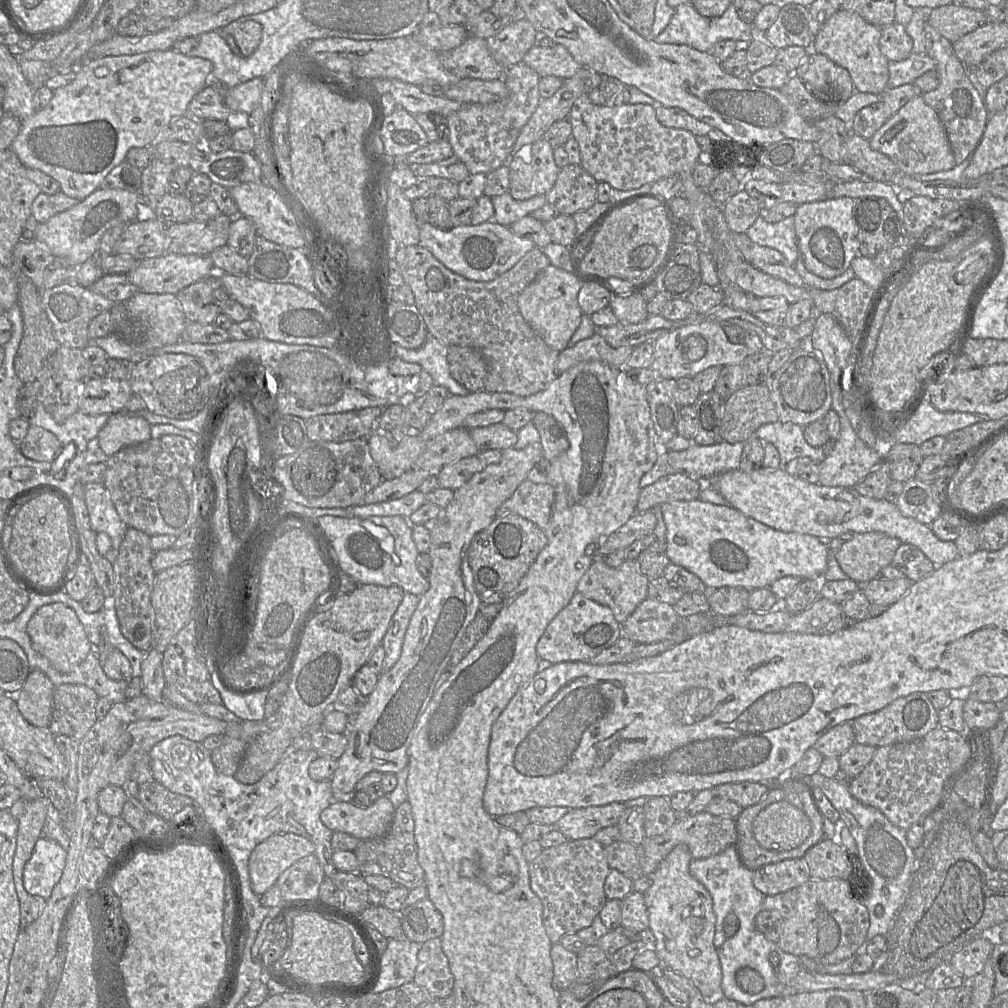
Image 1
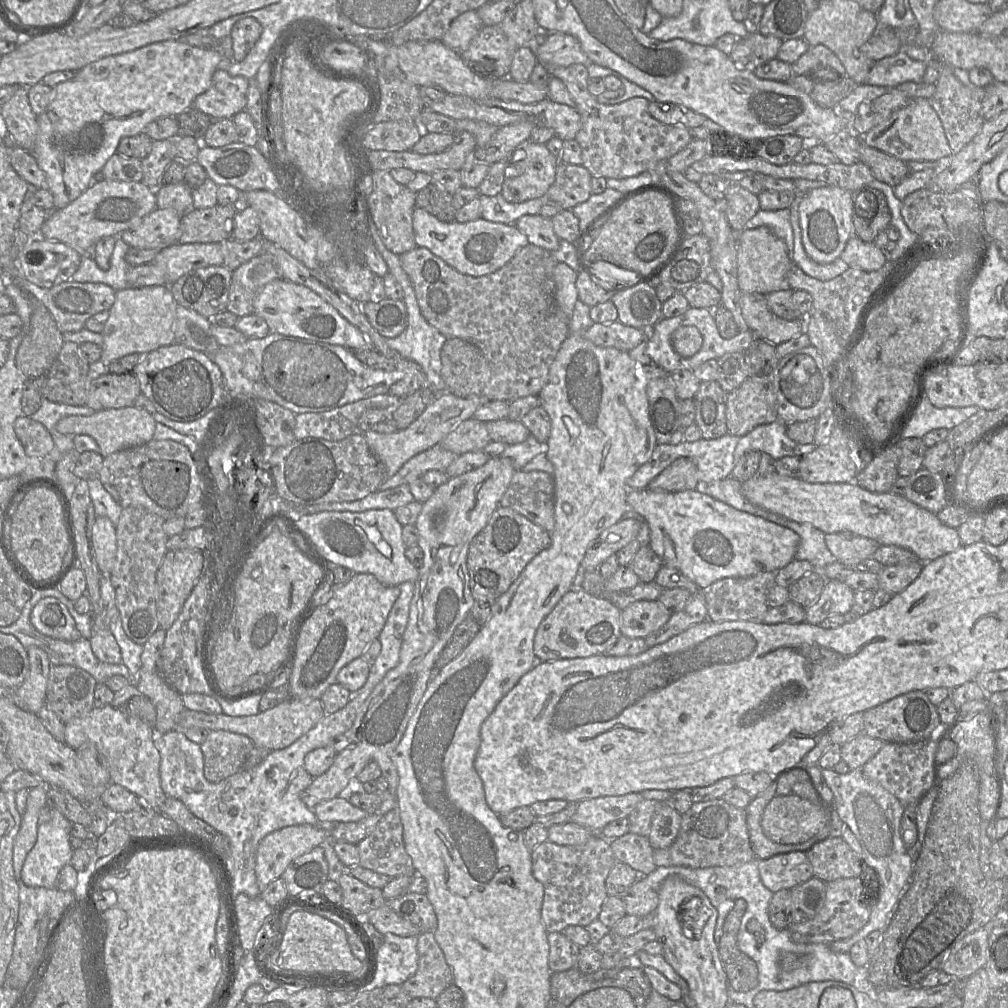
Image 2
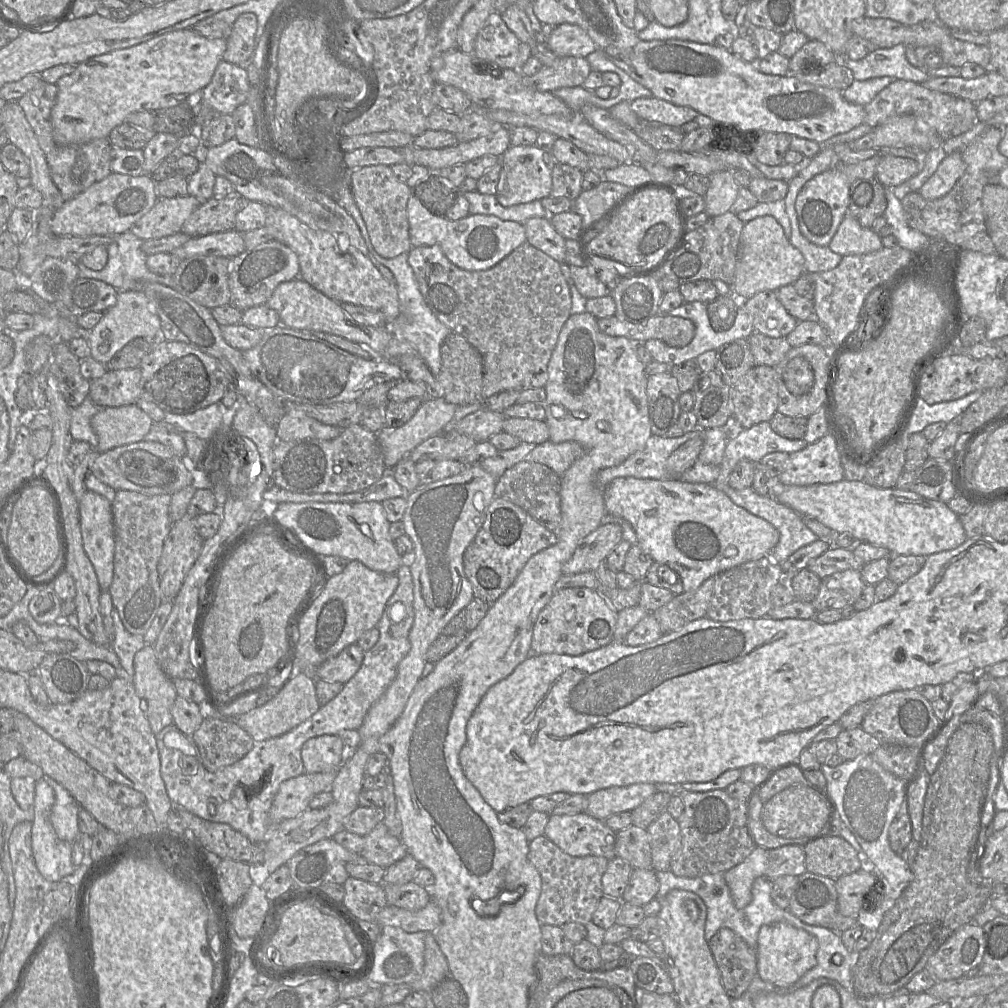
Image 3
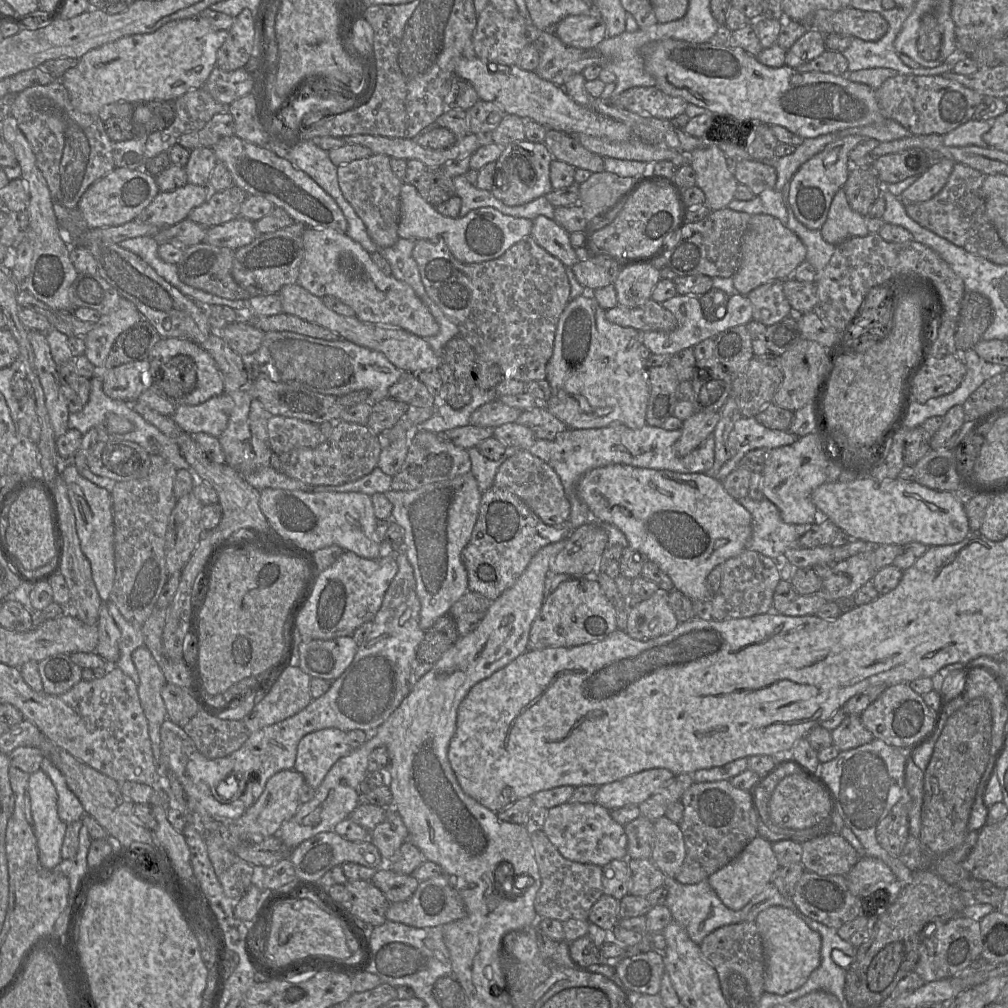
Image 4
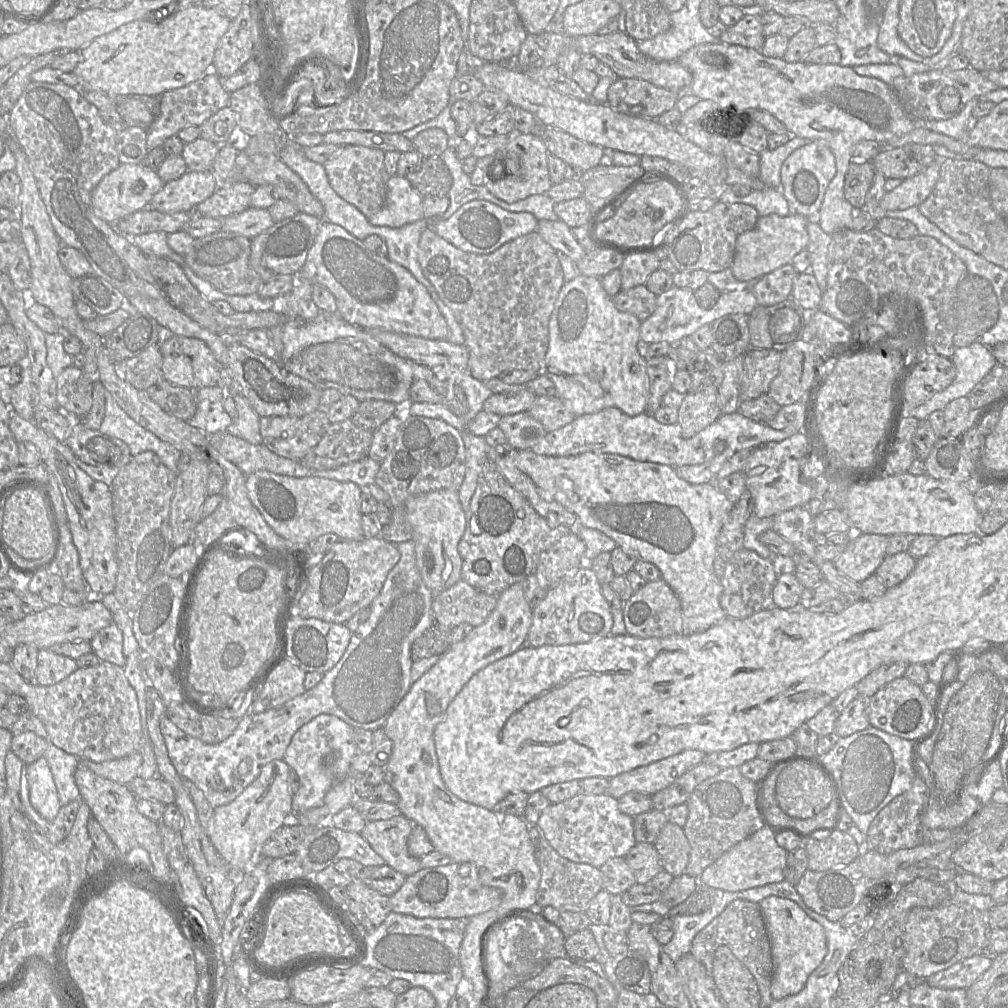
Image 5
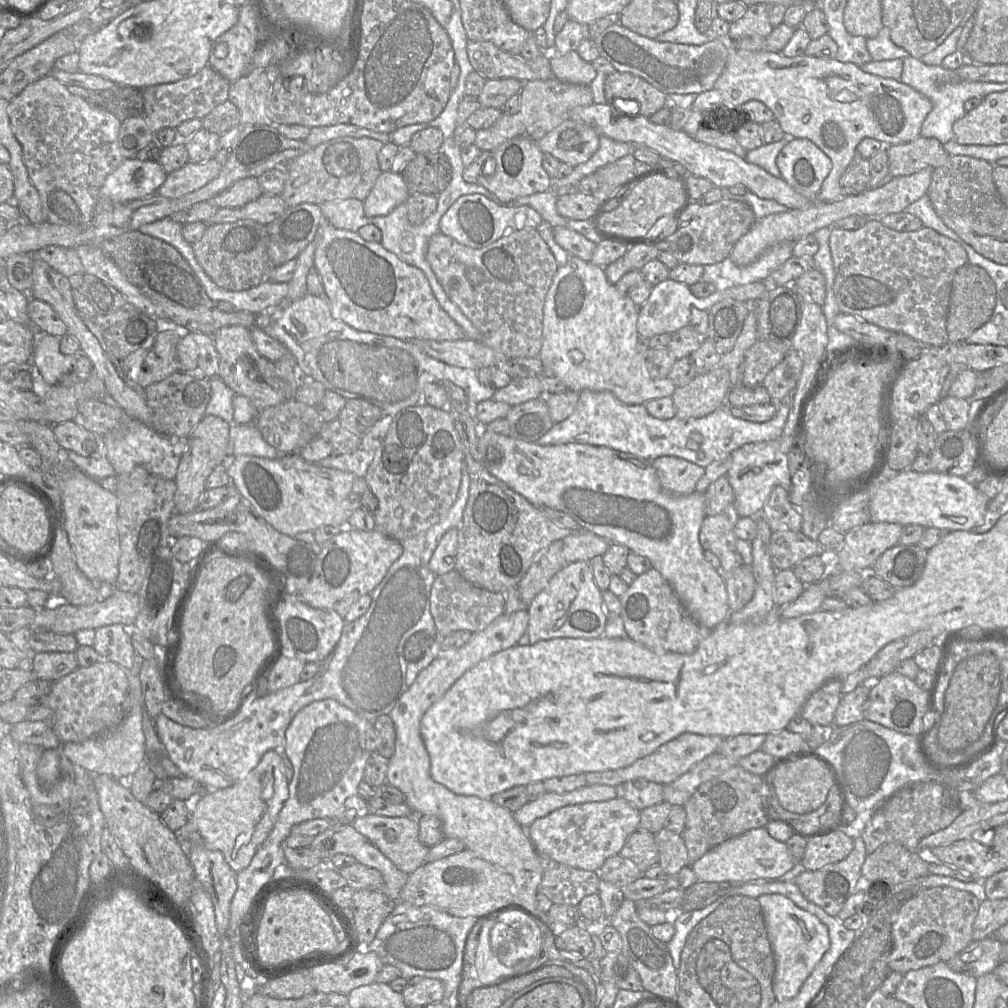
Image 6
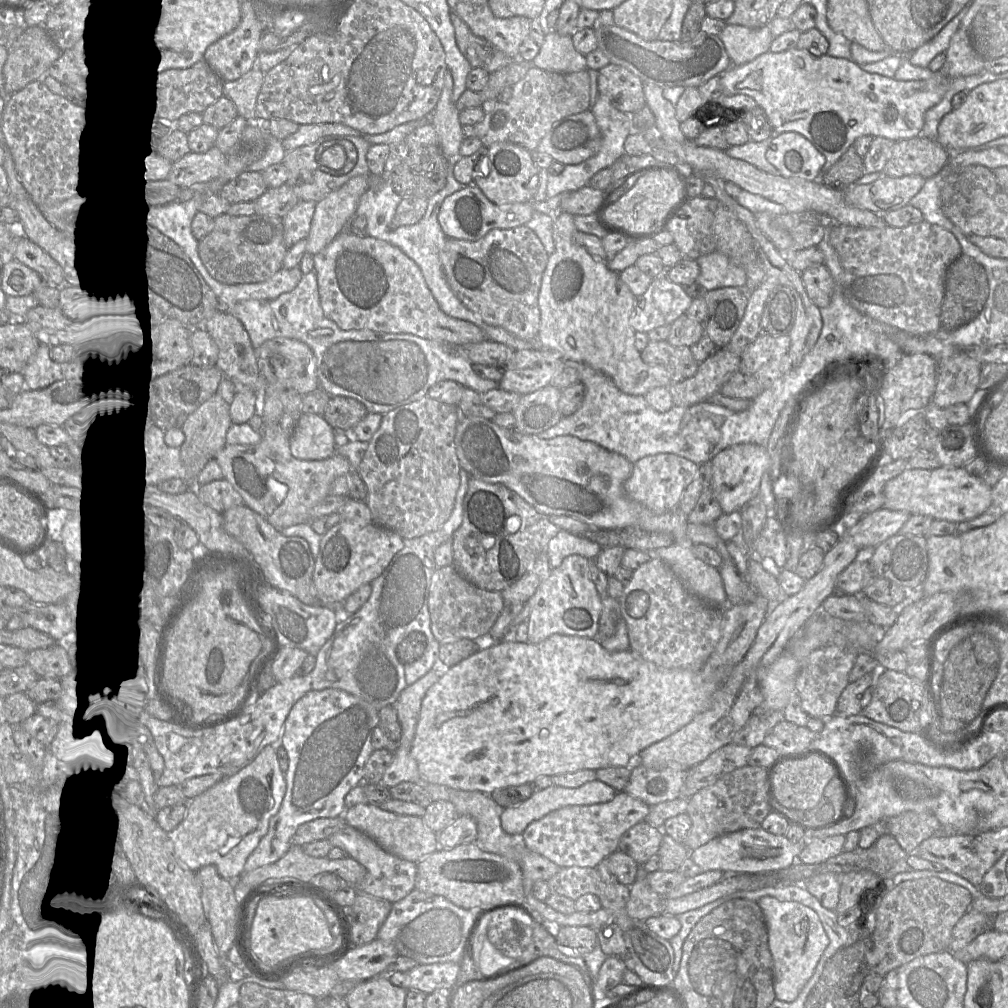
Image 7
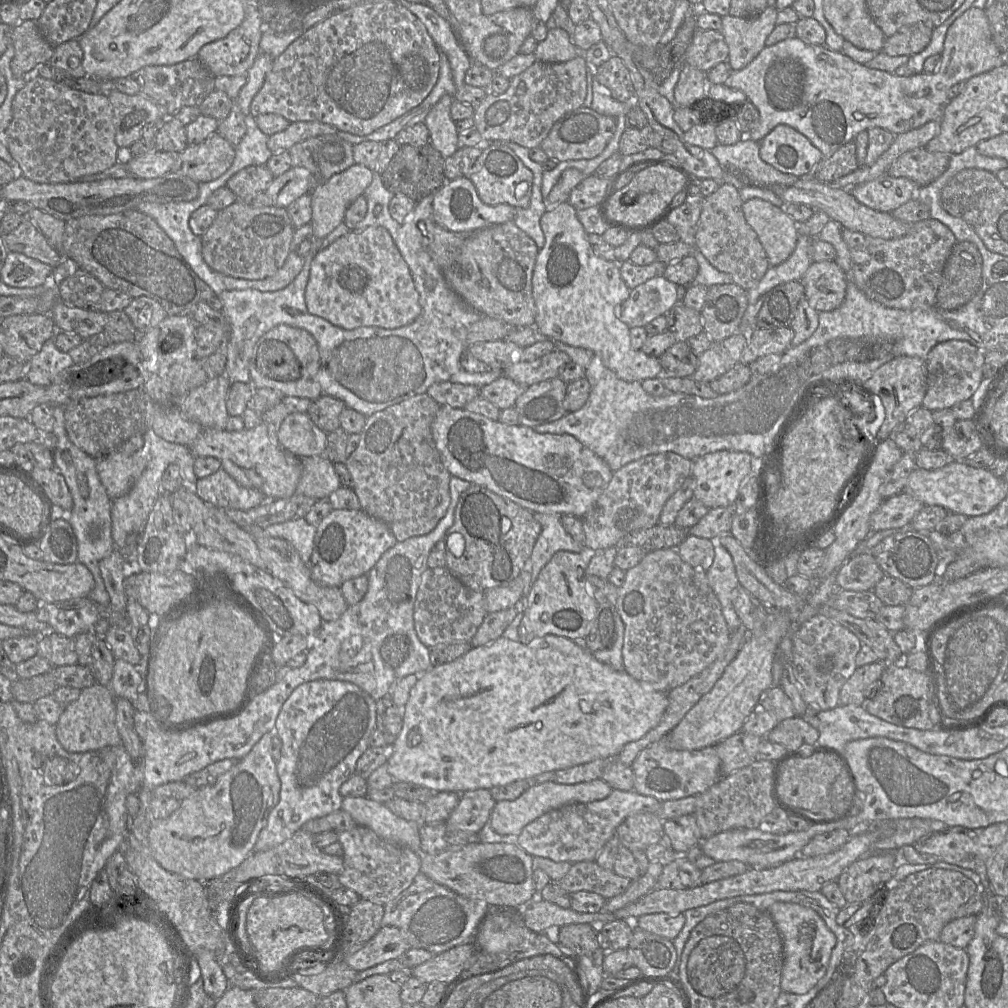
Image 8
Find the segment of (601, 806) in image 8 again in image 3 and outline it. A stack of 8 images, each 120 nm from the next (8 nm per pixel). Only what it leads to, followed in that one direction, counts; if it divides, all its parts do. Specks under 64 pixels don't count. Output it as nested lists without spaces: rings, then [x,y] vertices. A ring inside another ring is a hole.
[[[585,812],[550,815],[544,835],[571,856],[616,857],[616,832]]]

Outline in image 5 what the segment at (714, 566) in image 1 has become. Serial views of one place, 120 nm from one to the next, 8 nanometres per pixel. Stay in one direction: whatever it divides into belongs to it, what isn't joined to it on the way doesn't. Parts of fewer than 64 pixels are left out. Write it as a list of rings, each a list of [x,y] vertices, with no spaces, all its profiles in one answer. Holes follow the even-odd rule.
[[[507,447],[505,454],[511,459],[520,471],[527,474],[535,485],[548,493],[554,501],[563,505],[566,509],[573,512],[578,517],[578,523],[586,527],[601,531],[611,539],[617,546],[620,546],[628,554],[638,559],[654,564],[661,572],[662,579],[671,587],[681,601],[683,615],[683,633],[684,635],[693,635],[701,633],[725,619],[727,616],[720,604],[720,598],[723,592],[721,579],[717,577],[714,571],[714,560],[717,557],[717,538],[726,522],[734,504],[717,488],[714,482],[704,484],[691,484],[680,478],[675,469],[671,466],[658,464],[654,462],[637,461],[632,458],[613,453],[584,452],[573,456],[545,456],[534,453],[531,449],[513,449]]]

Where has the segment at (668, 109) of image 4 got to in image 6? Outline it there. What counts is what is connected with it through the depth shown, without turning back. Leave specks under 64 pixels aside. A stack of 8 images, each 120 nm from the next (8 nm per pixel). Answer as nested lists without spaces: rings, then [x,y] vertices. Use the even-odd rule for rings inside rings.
[[[614,71],[605,78],[604,96],[606,103],[615,108],[617,115],[626,115],[617,106],[616,98],[634,100],[639,105],[637,115],[649,118],[652,114],[668,105],[668,95],[655,88],[639,76]]]

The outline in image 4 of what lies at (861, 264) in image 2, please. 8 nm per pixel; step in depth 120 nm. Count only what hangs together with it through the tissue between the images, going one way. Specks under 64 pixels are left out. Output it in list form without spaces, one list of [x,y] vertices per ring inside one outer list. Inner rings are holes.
[[[843,187],[835,194],[820,231],[823,239],[833,245],[839,245],[851,237],[870,234],[866,218],[850,207]]]

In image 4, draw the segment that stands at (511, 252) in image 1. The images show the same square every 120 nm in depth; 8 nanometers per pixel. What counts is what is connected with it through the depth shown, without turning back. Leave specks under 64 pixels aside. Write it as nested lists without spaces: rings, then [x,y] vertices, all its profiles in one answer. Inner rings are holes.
[[[403,183],[400,196],[399,237],[415,240],[442,237],[451,254],[458,261],[465,264],[496,259],[512,245],[531,233],[532,220],[505,215],[493,207],[477,208],[469,211],[463,217],[451,218],[443,216],[434,206],[419,195],[412,184]]]

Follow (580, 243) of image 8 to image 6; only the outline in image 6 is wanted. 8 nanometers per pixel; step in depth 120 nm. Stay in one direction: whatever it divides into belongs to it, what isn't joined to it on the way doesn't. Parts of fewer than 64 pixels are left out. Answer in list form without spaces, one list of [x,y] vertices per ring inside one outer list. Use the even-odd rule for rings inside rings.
[[[570,256],[567,263],[558,268],[544,303],[539,358],[545,374],[560,379],[569,390],[609,391],[628,405],[645,404],[649,400],[671,397],[676,389],[672,380],[669,377],[652,378],[646,368],[643,353],[638,350],[638,309],[629,297],[620,293],[616,286],[608,281],[604,267]]]

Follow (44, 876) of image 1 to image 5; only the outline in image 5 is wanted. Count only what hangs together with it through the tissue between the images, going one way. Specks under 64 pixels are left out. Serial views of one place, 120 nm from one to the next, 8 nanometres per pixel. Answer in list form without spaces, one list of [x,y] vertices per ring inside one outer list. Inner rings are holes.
[[[49,743],[43,756],[50,766],[61,807],[76,799],[81,799],[74,778],[75,771],[80,763],[79,759],[52,743]]]

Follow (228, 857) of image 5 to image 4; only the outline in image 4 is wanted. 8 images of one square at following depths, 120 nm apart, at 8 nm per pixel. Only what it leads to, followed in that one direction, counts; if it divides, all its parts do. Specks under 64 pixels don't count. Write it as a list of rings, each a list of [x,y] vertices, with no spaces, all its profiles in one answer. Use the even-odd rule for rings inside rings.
[[[294,769],[282,770],[274,774],[266,783],[258,800],[242,816],[228,821],[228,831],[232,838],[261,842],[277,834],[280,827],[294,816],[300,806],[299,793],[305,779]]]

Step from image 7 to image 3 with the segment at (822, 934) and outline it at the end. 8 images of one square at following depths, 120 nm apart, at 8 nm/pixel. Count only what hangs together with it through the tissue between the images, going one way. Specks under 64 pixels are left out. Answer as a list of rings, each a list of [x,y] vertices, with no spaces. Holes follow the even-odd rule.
[[[776,922],[761,926],[756,948],[757,974],[777,987],[789,987],[817,964],[817,939],[807,931],[788,923]]]

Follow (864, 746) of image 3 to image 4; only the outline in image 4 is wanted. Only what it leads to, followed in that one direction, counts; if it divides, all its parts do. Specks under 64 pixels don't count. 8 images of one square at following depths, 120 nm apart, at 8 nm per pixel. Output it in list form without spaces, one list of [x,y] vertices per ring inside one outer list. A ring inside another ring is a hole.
[[[846,715],[842,723],[831,731],[833,745],[840,752],[868,744],[875,738],[862,724],[859,715]]]

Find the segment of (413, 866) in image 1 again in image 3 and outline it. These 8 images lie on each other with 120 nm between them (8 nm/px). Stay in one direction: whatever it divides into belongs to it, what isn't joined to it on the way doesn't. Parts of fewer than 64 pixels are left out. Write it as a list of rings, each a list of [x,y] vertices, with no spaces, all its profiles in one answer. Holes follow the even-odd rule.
[[[380,822],[366,836],[361,858],[366,863],[387,868],[408,854],[400,837],[392,835],[387,826]]]

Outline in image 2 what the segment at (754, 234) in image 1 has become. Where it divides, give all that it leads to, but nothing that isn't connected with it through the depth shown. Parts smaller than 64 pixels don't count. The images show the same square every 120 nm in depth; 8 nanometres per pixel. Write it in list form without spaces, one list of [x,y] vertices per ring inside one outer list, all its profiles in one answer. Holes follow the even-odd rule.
[[[790,209],[776,211],[759,210],[744,226],[745,229],[754,229],[767,226],[776,236],[781,238],[787,246],[792,259],[794,249],[793,229],[790,223]]]

